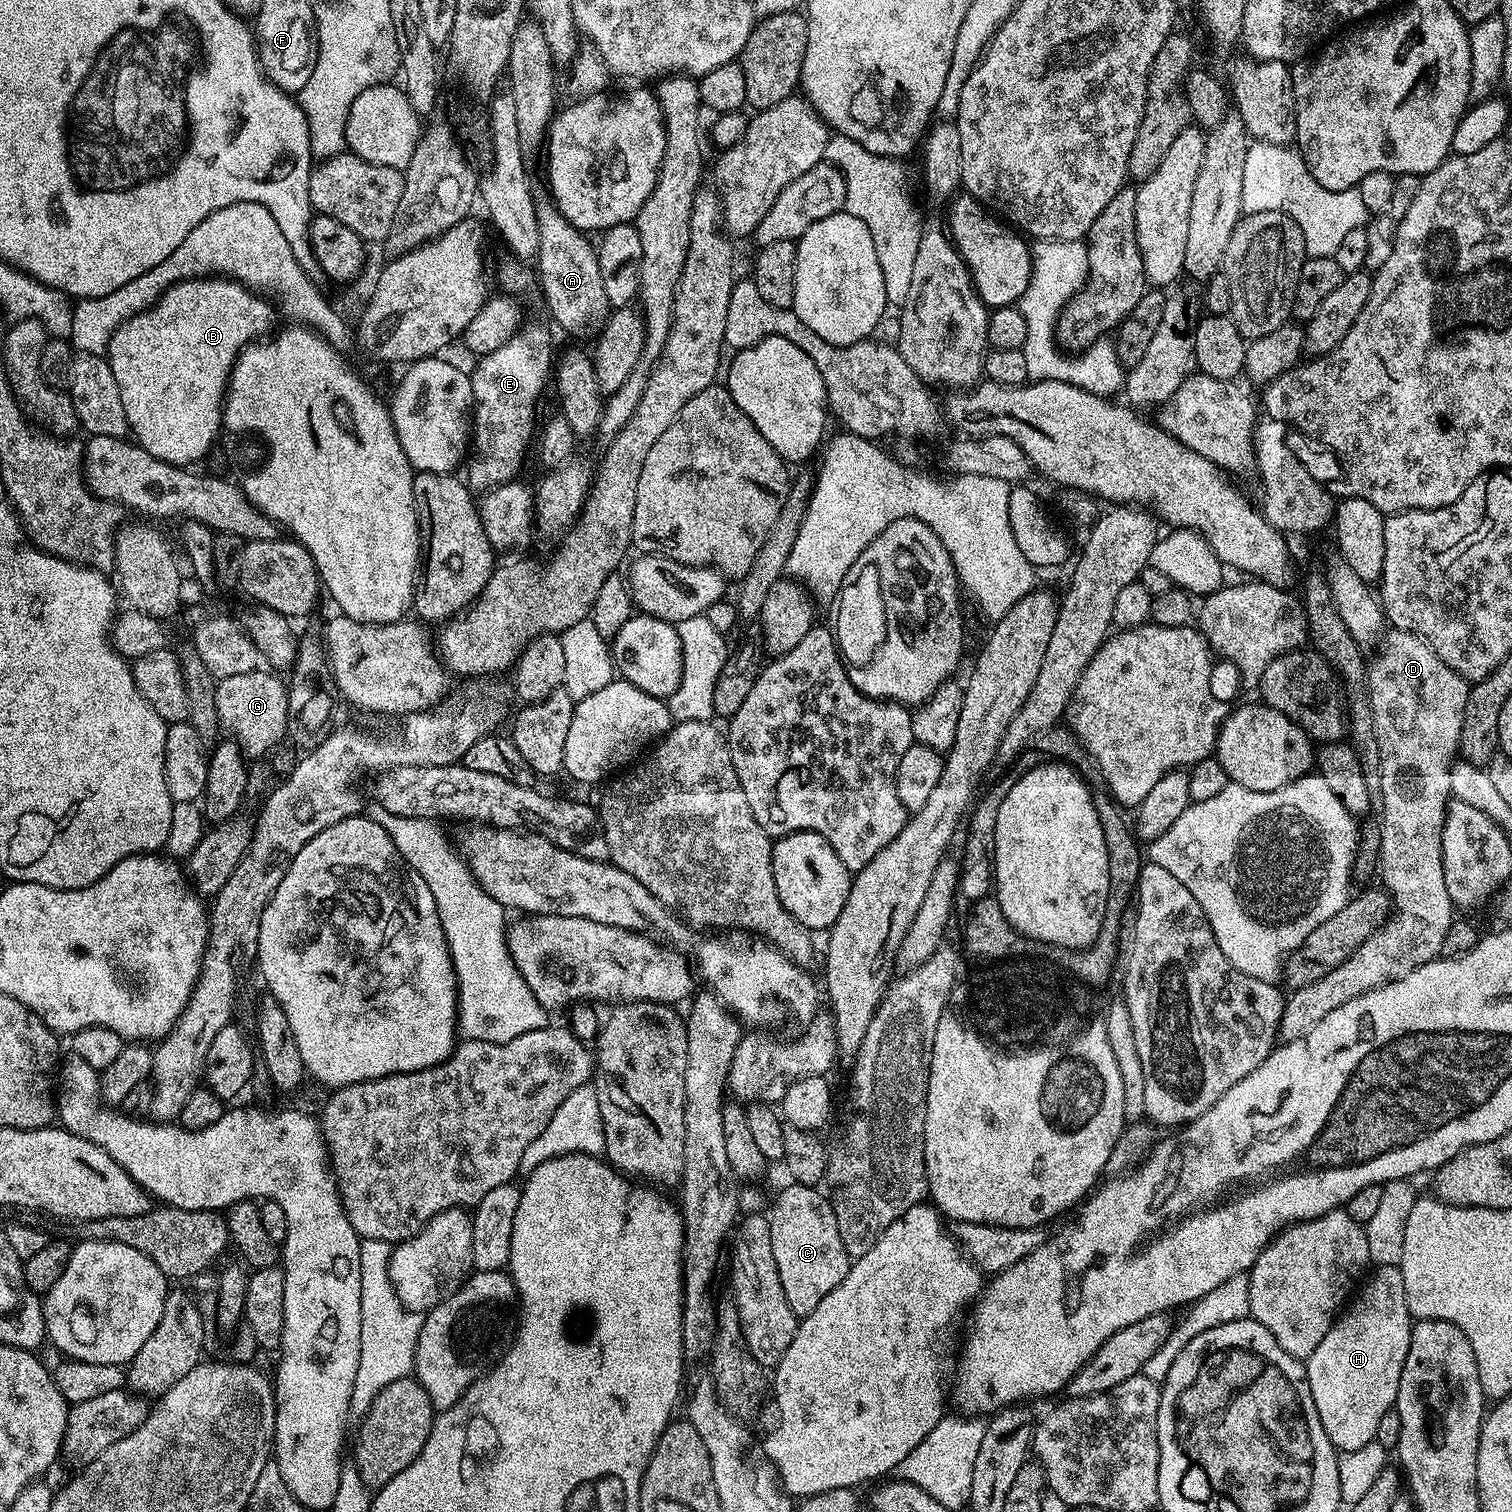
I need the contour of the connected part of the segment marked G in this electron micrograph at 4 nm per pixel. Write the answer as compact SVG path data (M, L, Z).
M257 670L250 674L225 676L216 685L214 706L220 728L228 731L227 735L239 744L245 757L264 758L268 748L274 747L288 732L289 685L275 675L279 676L272 670Z

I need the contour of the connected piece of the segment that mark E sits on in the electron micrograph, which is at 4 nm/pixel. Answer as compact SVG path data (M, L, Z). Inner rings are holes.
M525 323L520 331L512 335L510 342L498 346L498 350L479 357L475 362L476 369L471 369L470 372L474 405L474 451L466 464L466 469L468 468L466 483L473 490L487 490L497 488L499 484L507 484L509 480L515 480L521 475L520 459L524 456L528 435L536 424L536 407L540 404L544 383L547 380L549 383L550 371L554 366L552 336L544 324Z

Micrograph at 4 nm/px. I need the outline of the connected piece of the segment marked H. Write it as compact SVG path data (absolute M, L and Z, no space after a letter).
M1394 1265L1377 1267L1363 1281L1362 1287L1355 1293L1351 1303L1337 1315L1326 1338L1318 1342L1314 1354L1308 1356L1306 1367L1310 1394L1314 1398L1314 1406L1318 1410L1322 1430L1326 1430L1330 1442L1340 1452L1353 1452L1376 1439L1378 1422L1381 1421L1382 1414L1394 1408L1398 1382L1402 1378L1402 1366L1406 1362L1406 1354L1410 1346L1413 1323L1414 1317L1408 1309L1406 1286L1399 1267Z

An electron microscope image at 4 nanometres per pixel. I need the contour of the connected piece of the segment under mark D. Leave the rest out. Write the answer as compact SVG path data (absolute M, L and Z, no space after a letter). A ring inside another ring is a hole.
M1389 631L1379 648L1380 653L1373 660L1371 657L1368 664L1368 697L1370 710L1374 710L1374 730L1378 734L1380 751L1382 790L1378 800L1384 803L1378 876L1384 879L1382 884L1390 897L1392 913L1378 931L1370 934L1370 938L1366 938L1366 942L1362 942L1362 946L1358 946L1358 950L1354 950L1354 954L1342 962L1342 966L1330 970L1326 978L1318 978L1318 982L1310 986L1295 989L1292 996L1287 997L1279 1035L1284 1042L1310 1034L1310 1030L1314 1030L1314 1026L1318 1026L1318 1022L1322 1022L1330 1010L1338 1010L1342 1002L1350 1002L1350 998L1358 998L1370 990L1381 988L1383 984L1410 974L1410 970L1437 959L1441 955L1442 938L1446 938L1446 930L1450 930L1454 919L1454 905L1446 890L1446 874L1442 870L1442 826L1446 822L1448 802L1453 799L1450 761L1460 747L1470 684L1450 670L1450 666L1446 666L1446 662L1434 654L1426 641L1412 632Z

